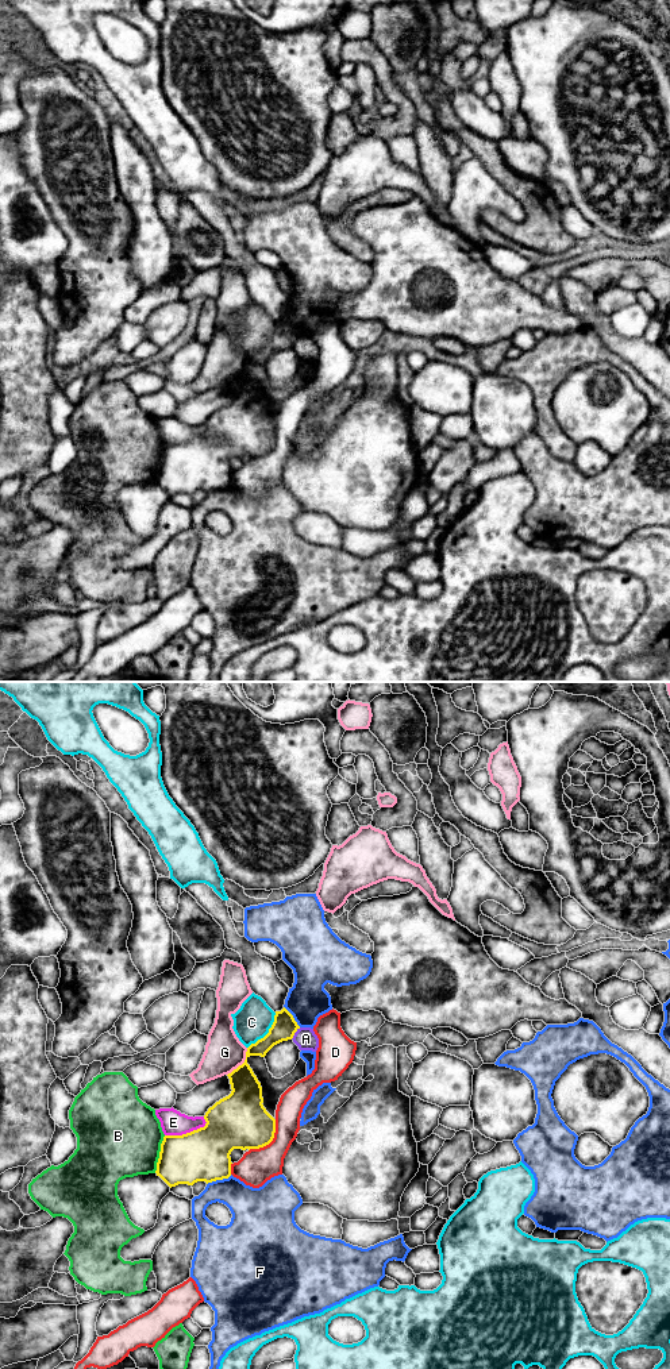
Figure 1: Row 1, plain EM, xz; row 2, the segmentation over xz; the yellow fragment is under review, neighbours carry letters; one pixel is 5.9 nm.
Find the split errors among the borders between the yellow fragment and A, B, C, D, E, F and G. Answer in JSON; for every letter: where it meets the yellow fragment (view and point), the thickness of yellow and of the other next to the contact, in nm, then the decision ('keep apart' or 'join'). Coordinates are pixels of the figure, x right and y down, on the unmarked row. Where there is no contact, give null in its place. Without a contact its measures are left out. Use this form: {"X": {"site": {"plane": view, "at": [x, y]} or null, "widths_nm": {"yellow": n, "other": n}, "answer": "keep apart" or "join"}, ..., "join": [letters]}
{"A": {"site": {"plane": "xz", "at": [295, 340]}, "widths_nm": {"yellow": 140, "other": 130}, "answer": "keep apart"}, "B": {"site": {"plane": "xz", "at": [160, 463]}, "widths_nm": {"yellow": 300, "other": 480}, "answer": "keep apart"}, "C": {"site": {"plane": "xz", "at": [268, 342]}, "widths_nm": {"yellow": 140, "other": 220}, "answer": "keep apart"}, "D": {"site": {"plane": "xz", "at": [270, 450]}, "widths_nm": {"yellow": 340, "other": 200}, "answer": "keep apart"}, "E": {"site": {"plane": "xz", "at": [187, 442]}, "widths_nm": {"yellow": 320, "other": 150}, "answer": "keep apart"}, "F": {"site": {"plane": "xz", "at": [219, 488]}, "widths_nm": {"yellow": 320, "other": 240}, "answer": "keep apart"}, "G": {"site": {"plane": "xz", "at": [243, 371]}, "widths_nm": {"yellow": 220, "other": 220}, "answer": "keep apart"}, "join": []}

